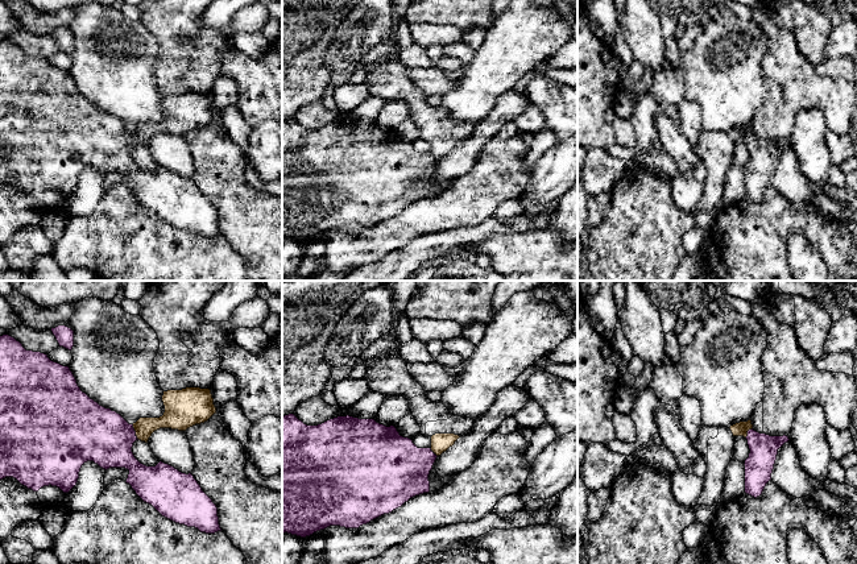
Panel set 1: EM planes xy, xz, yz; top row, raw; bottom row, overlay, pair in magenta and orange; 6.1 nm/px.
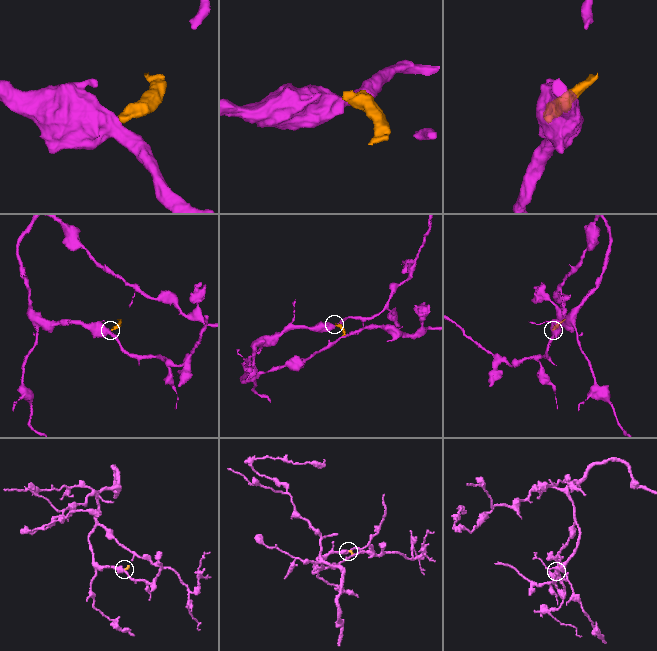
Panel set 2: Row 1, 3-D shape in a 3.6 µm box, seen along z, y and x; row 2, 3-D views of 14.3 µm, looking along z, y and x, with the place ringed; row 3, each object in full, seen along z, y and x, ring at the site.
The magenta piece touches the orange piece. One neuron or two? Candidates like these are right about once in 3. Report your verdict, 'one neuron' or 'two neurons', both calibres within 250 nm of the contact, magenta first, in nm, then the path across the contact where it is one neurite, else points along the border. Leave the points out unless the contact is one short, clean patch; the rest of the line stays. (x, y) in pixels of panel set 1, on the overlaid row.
two neurons; 340 nm thick on the magenta side, 130 nm on the other; border along xy (132, 424), (139, 439)

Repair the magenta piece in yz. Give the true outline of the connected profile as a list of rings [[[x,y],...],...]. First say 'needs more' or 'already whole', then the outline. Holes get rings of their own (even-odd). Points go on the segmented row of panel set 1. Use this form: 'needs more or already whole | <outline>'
already whole | [[[753,428],[748,431],[749,457],[745,460],[745,493],[757,498],[762,494],[777,460],[778,449],[787,443],[788,436],[770,436]]]

